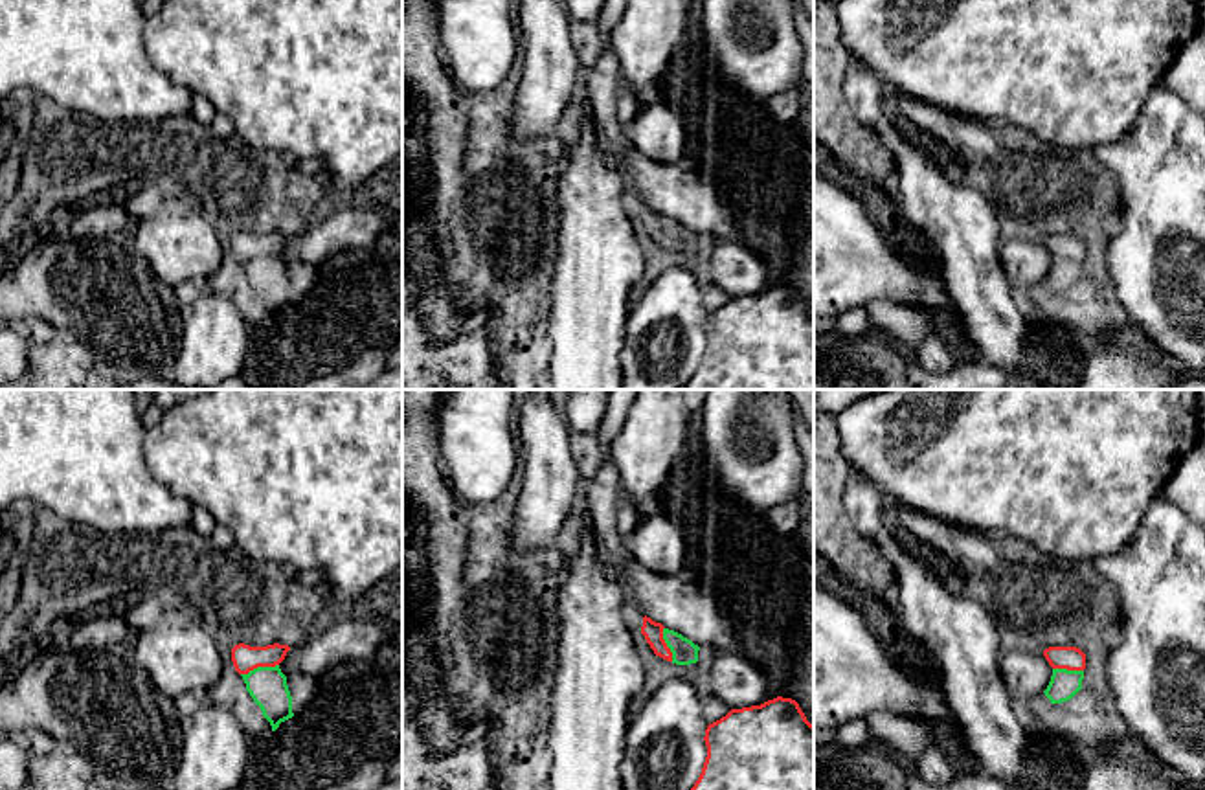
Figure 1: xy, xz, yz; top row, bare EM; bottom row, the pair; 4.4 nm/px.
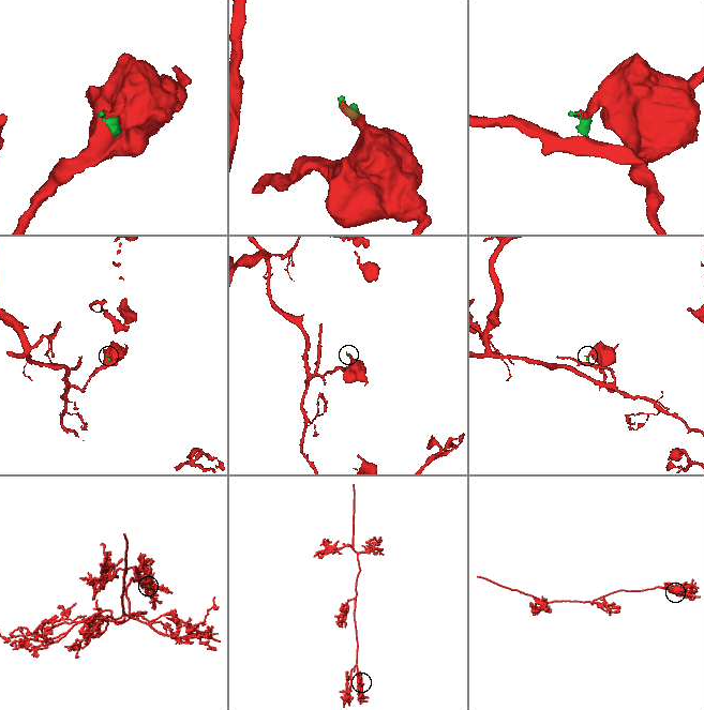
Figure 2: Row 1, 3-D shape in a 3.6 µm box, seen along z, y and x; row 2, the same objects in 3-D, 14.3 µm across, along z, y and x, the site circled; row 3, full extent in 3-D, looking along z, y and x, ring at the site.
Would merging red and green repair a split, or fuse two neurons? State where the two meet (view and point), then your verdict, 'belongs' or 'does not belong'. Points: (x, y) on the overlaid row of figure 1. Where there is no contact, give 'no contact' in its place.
xy (259, 665) | belongs

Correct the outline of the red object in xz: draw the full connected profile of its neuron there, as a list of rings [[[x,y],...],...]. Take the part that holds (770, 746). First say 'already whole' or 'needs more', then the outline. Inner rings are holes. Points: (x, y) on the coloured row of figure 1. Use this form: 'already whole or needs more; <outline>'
already whole; [[[777,696],[760,705],[731,709],[705,729],[707,757],[691,790],[814,790],[814,726],[799,704]]]

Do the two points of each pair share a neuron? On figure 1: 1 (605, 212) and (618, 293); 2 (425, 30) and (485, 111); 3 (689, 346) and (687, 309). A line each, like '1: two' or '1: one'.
1: one
2: one
3: one

